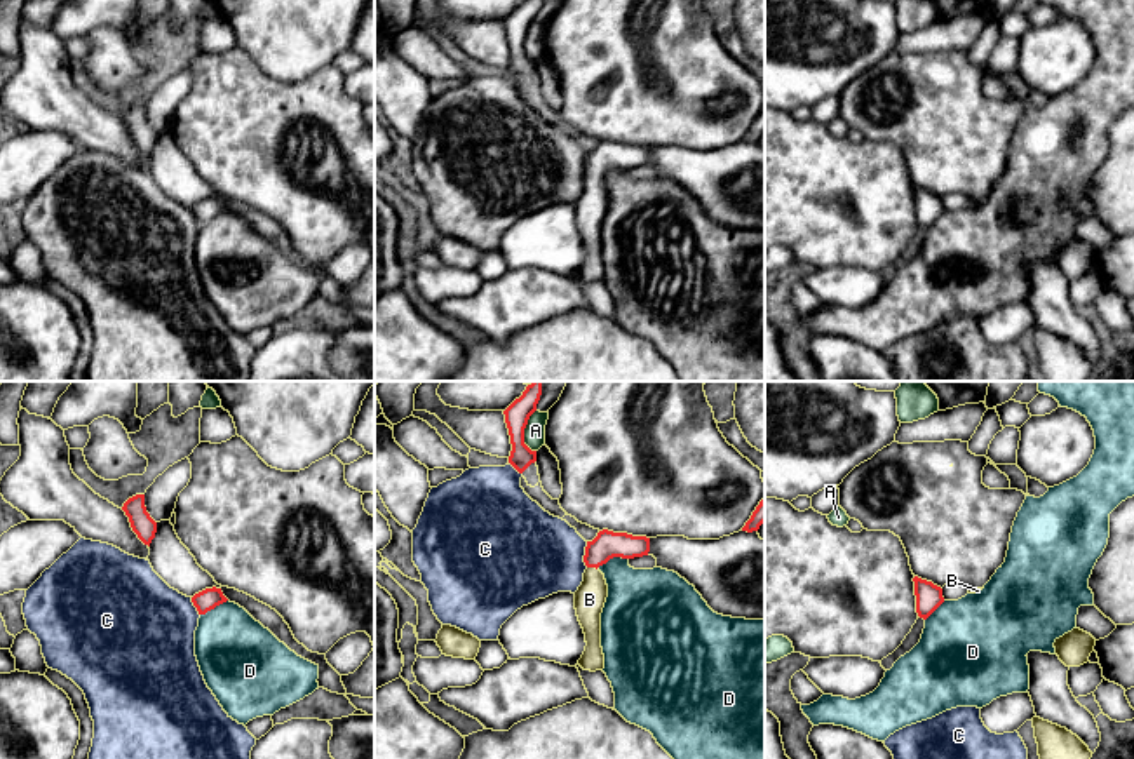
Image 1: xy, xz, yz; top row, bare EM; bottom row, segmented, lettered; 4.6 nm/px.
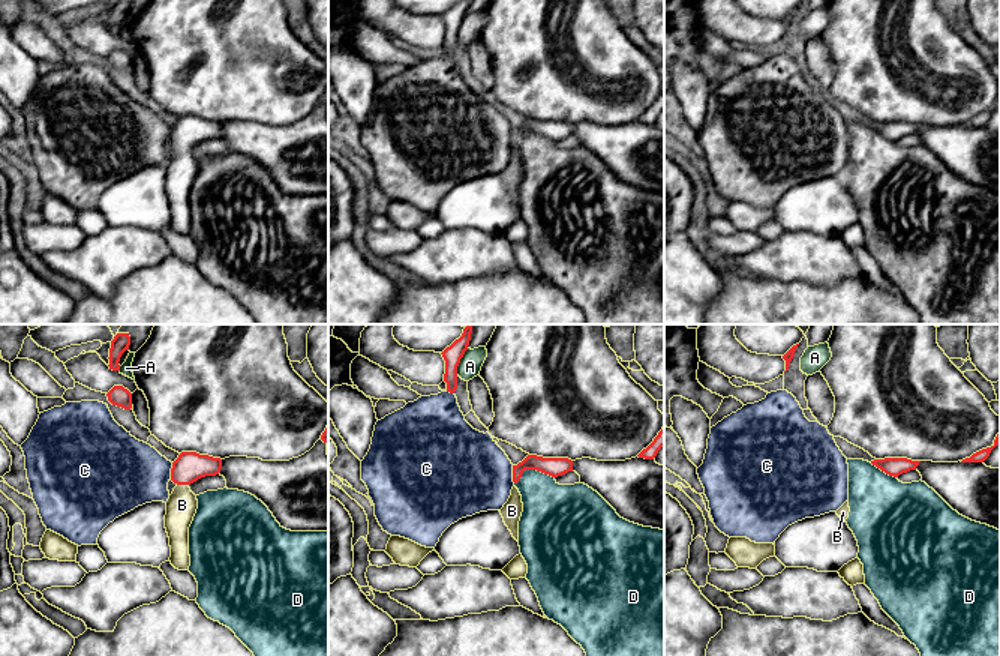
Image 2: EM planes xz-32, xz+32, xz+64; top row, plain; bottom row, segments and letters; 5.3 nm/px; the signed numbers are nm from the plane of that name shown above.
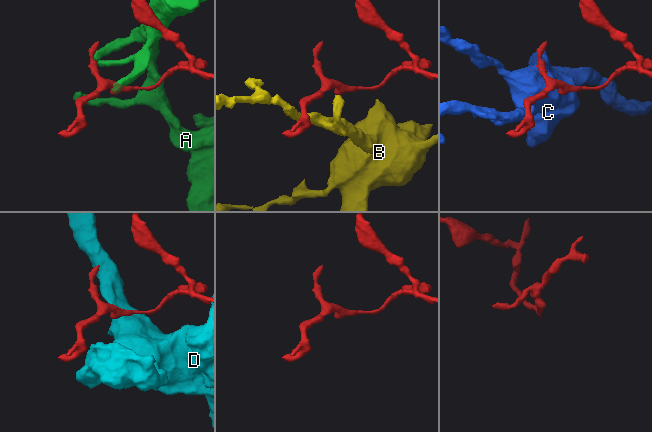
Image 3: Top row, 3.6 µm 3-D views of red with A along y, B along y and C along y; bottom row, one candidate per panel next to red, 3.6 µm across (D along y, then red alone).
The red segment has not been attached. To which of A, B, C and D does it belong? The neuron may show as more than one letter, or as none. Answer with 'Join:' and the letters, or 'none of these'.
Join: B

